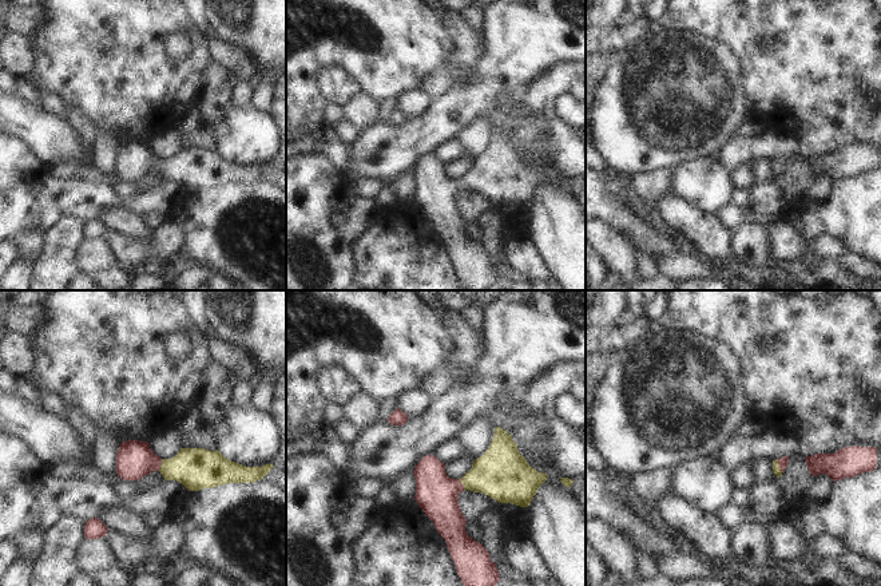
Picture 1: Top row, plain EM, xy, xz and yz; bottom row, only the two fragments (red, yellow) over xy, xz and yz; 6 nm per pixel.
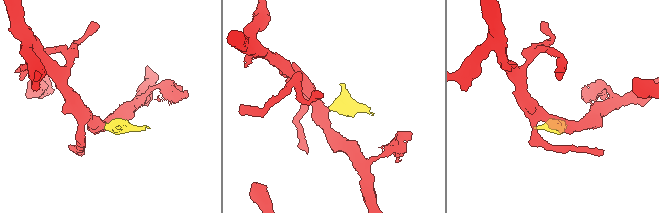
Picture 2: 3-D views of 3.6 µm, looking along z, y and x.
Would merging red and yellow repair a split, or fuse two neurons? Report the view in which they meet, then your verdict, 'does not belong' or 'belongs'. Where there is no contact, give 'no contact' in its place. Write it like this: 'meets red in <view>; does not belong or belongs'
meets red in yz; belongs

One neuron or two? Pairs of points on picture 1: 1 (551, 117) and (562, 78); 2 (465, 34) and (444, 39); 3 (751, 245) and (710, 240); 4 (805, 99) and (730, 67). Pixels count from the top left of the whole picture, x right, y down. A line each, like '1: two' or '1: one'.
1: one
2: two
3: two
4: two

